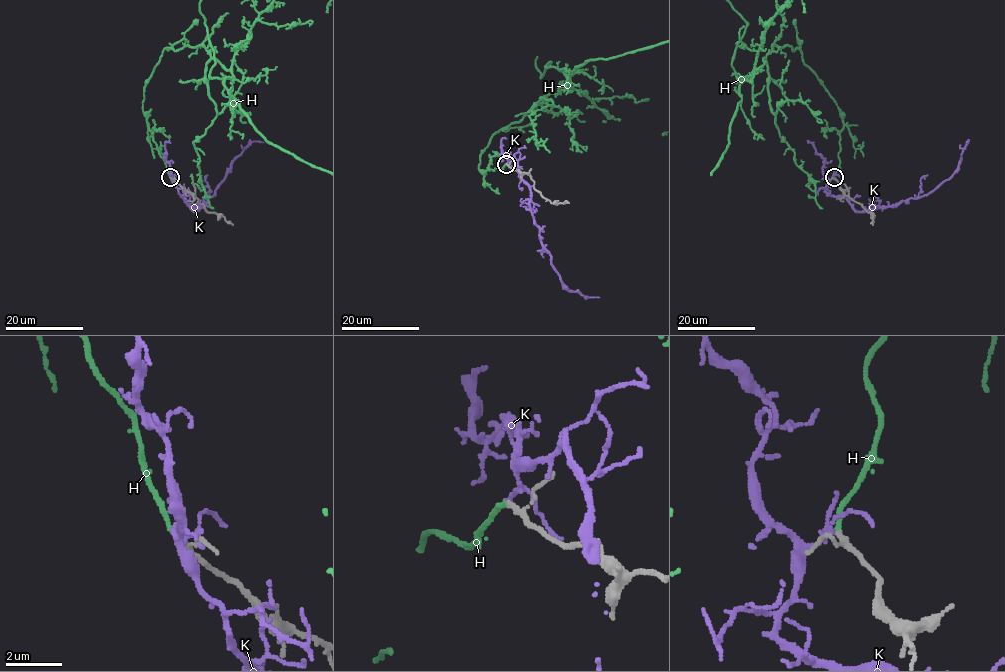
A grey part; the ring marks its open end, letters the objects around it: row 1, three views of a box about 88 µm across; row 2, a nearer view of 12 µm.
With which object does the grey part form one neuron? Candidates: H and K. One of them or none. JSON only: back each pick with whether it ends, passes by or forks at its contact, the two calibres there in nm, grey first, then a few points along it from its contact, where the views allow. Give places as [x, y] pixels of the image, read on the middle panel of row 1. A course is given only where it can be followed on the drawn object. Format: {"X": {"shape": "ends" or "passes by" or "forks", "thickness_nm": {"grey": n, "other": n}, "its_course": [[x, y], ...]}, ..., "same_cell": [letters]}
{"H": {"shape": "ends", "thickness_nm": {"grey": 140, "other": 160}}, "same_cell": ["H"]}

